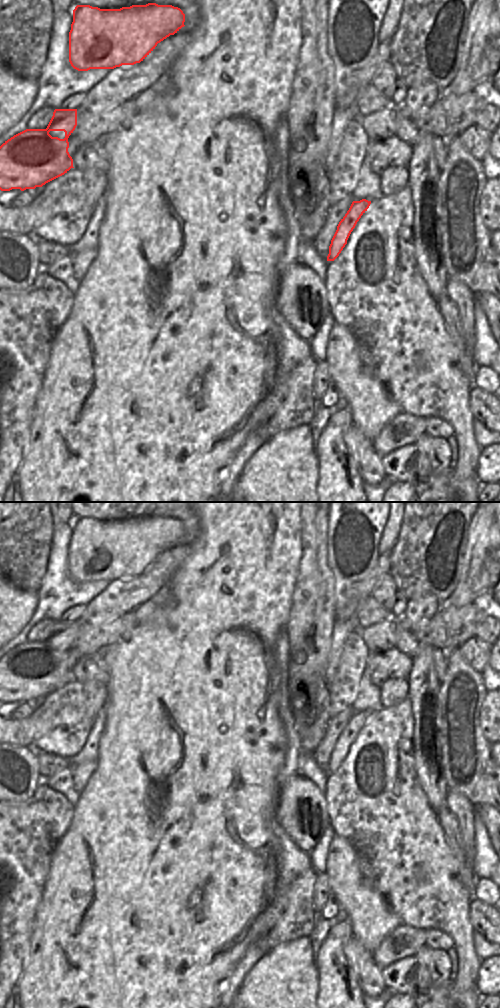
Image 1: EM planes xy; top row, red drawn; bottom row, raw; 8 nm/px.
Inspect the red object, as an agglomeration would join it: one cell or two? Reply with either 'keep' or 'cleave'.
keep

